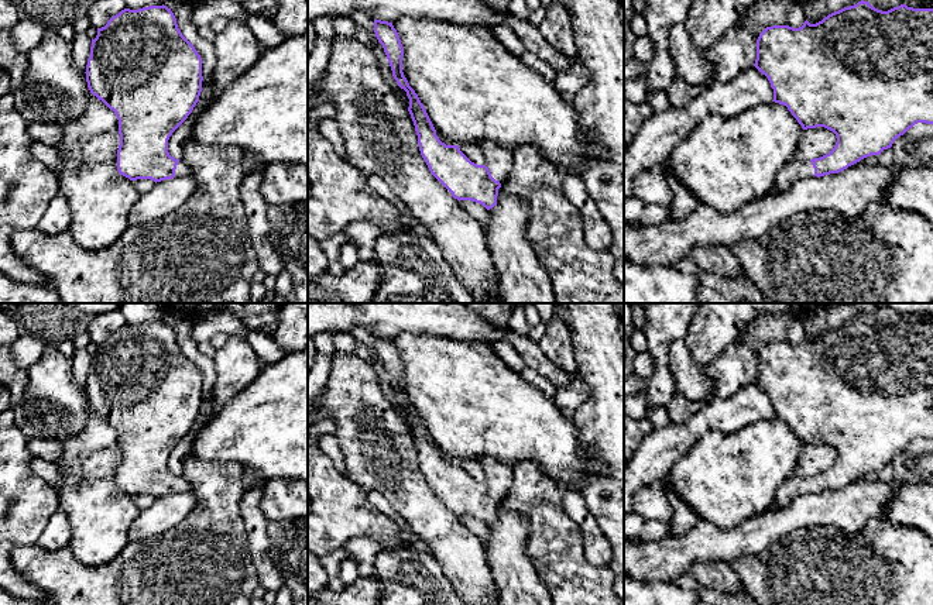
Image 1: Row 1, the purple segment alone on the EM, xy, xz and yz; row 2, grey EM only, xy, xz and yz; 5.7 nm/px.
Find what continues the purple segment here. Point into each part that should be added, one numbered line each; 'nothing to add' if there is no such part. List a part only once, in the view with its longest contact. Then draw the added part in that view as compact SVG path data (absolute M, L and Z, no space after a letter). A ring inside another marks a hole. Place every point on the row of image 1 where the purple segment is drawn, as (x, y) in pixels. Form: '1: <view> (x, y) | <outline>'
1: xz (498, 160) | M493 142L483 144L481 148L486 155L486 166L491 176L501 183L512 166L512 149Z

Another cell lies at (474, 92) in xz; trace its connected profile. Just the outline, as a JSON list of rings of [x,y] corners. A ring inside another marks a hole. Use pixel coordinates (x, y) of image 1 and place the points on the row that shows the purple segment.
[[[399,17],[392,25],[404,48],[404,76],[418,94],[435,130],[449,142],[453,145],[493,142],[511,149],[532,144],[563,172],[580,172],[589,162],[590,142],[582,134],[573,102],[563,100],[552,82],[526,66],[519,56],[510,54],[490,28],[411,17]]]

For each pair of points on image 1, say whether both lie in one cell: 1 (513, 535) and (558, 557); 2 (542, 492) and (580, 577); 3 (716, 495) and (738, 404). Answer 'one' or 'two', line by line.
1: two
2: one
3: two

